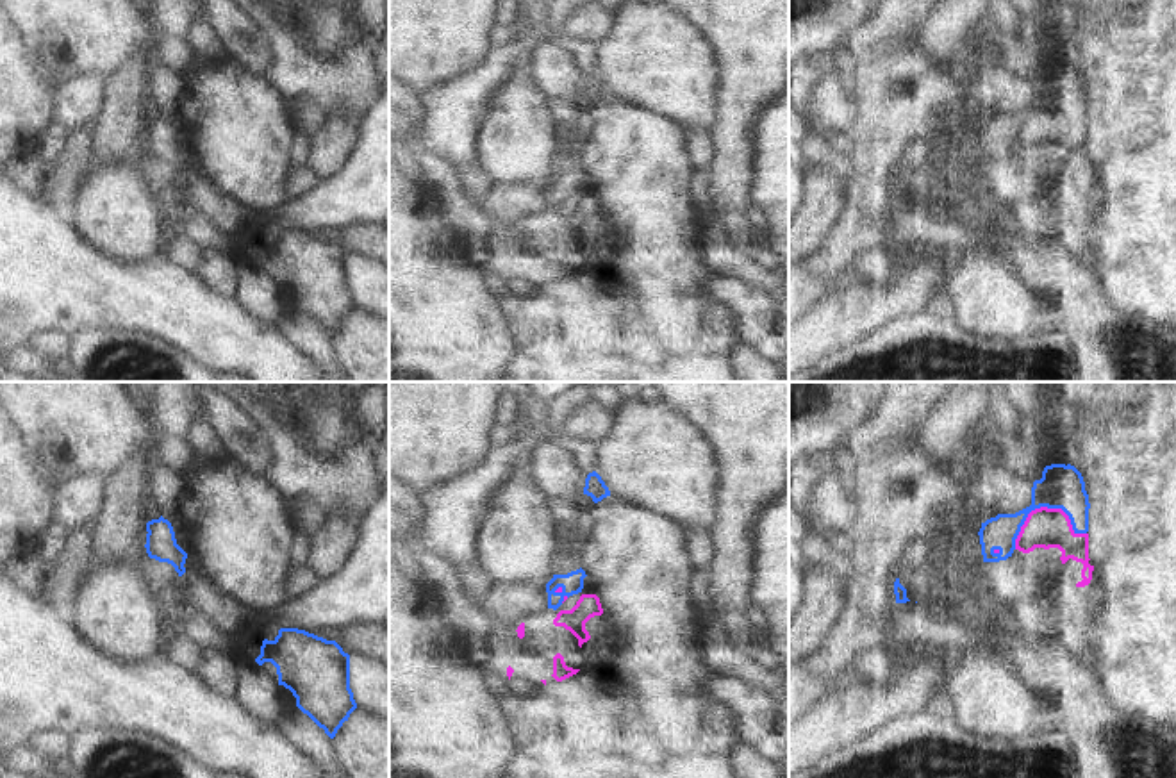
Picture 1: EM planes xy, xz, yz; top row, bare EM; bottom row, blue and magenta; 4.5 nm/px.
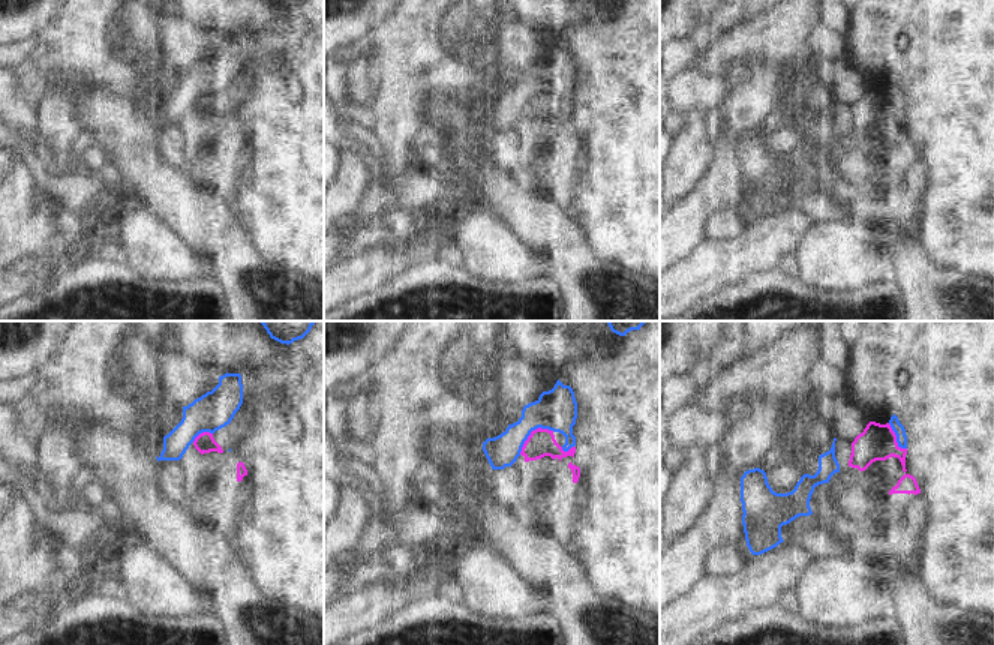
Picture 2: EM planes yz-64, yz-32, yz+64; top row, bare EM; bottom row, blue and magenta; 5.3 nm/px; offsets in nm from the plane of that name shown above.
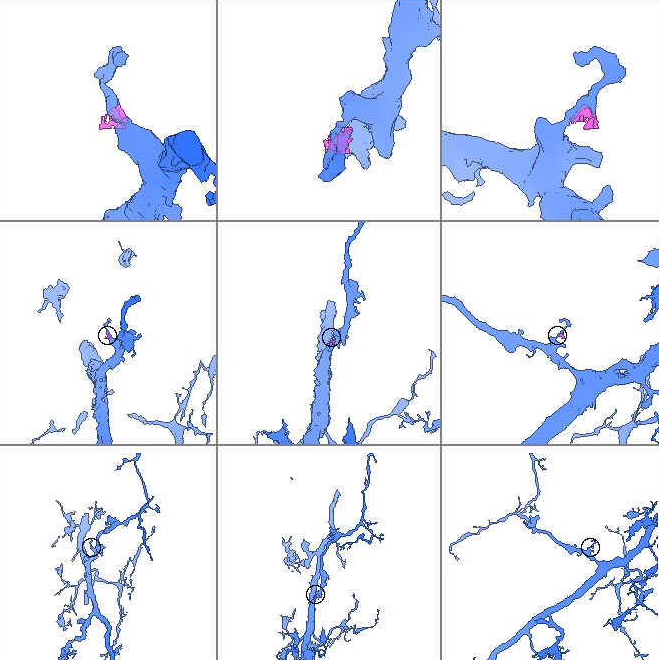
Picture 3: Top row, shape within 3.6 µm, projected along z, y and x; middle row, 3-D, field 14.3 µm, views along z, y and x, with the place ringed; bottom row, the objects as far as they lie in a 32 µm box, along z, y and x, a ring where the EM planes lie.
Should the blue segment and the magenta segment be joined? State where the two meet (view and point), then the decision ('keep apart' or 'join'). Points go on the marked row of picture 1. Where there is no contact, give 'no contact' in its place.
contact yz (1043, 505); keep apart

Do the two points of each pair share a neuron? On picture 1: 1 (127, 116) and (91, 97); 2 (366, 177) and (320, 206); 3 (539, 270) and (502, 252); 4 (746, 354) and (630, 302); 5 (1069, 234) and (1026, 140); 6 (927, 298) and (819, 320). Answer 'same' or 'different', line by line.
1: different
2: same
3: same
4: different
5: same
6: same

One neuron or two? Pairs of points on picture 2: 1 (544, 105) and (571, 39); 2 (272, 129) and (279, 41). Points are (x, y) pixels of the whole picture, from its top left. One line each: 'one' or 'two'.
1: two
2: one

